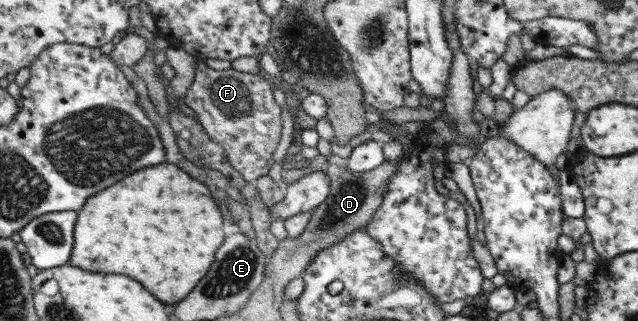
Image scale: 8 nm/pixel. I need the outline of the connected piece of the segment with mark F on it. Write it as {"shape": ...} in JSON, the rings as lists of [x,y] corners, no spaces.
{"shape":[[[198,59],[196,77],[190,86],[184,99],[185,104],[189,106],[189,111],[199,118],[209,136],[214,142],[220,145],[225,151],[228,159],[234,168],[249,182],[256,182],[262,176],[269,174],[273,154],[281,142],[281,106],[275,100],[273,94],[274,83],[264,78],[262,73],[250,74],[247,72],[238,72],[234,69],[214,70],[209,68],[205,59]]]}

